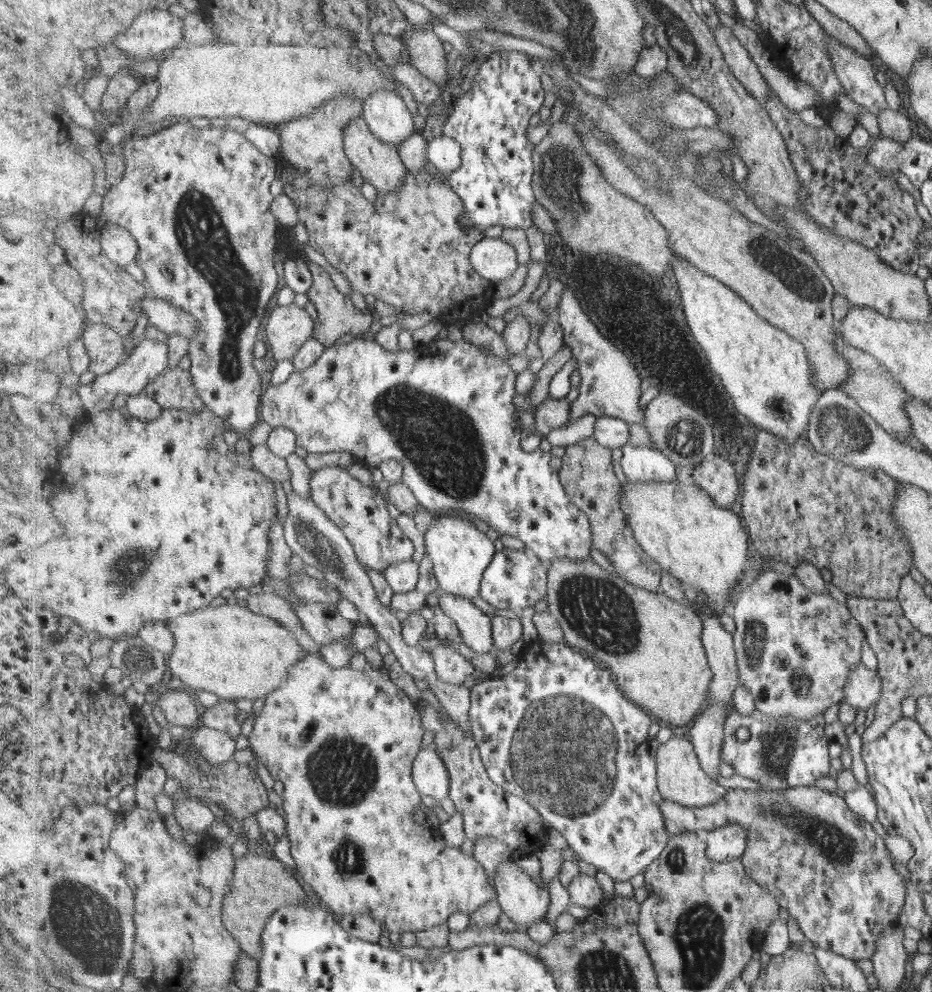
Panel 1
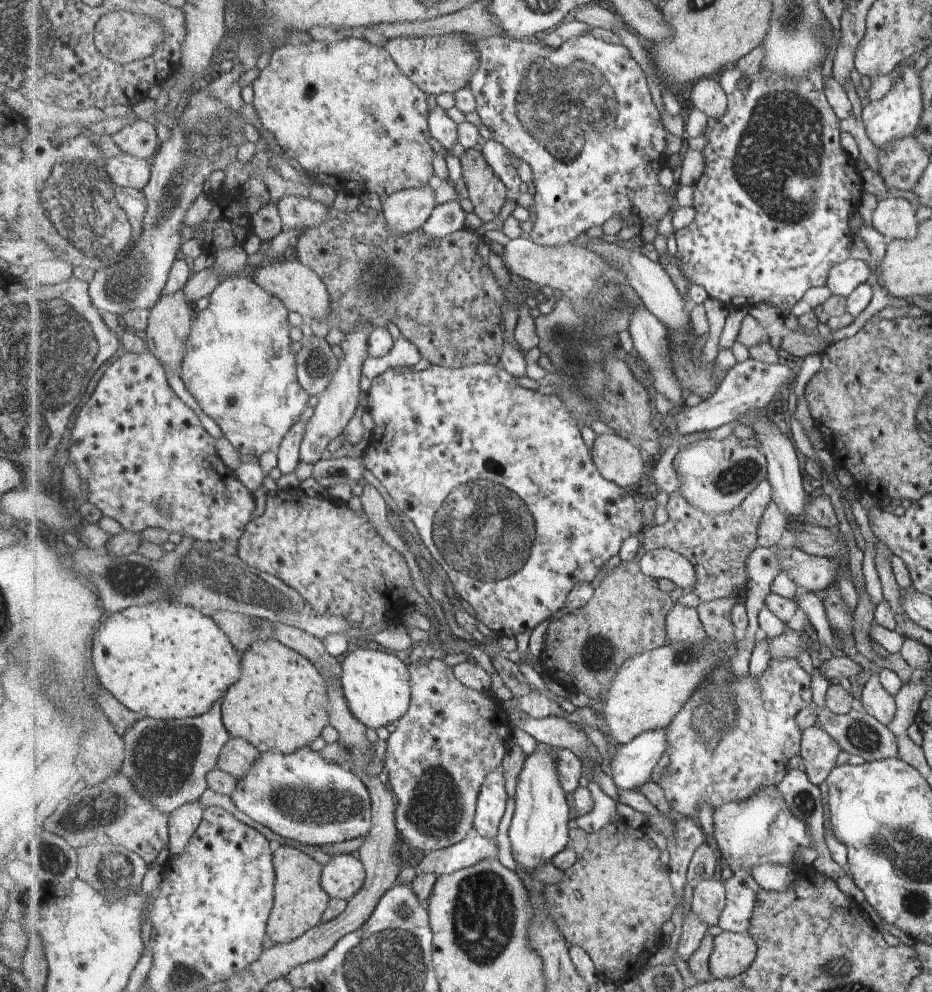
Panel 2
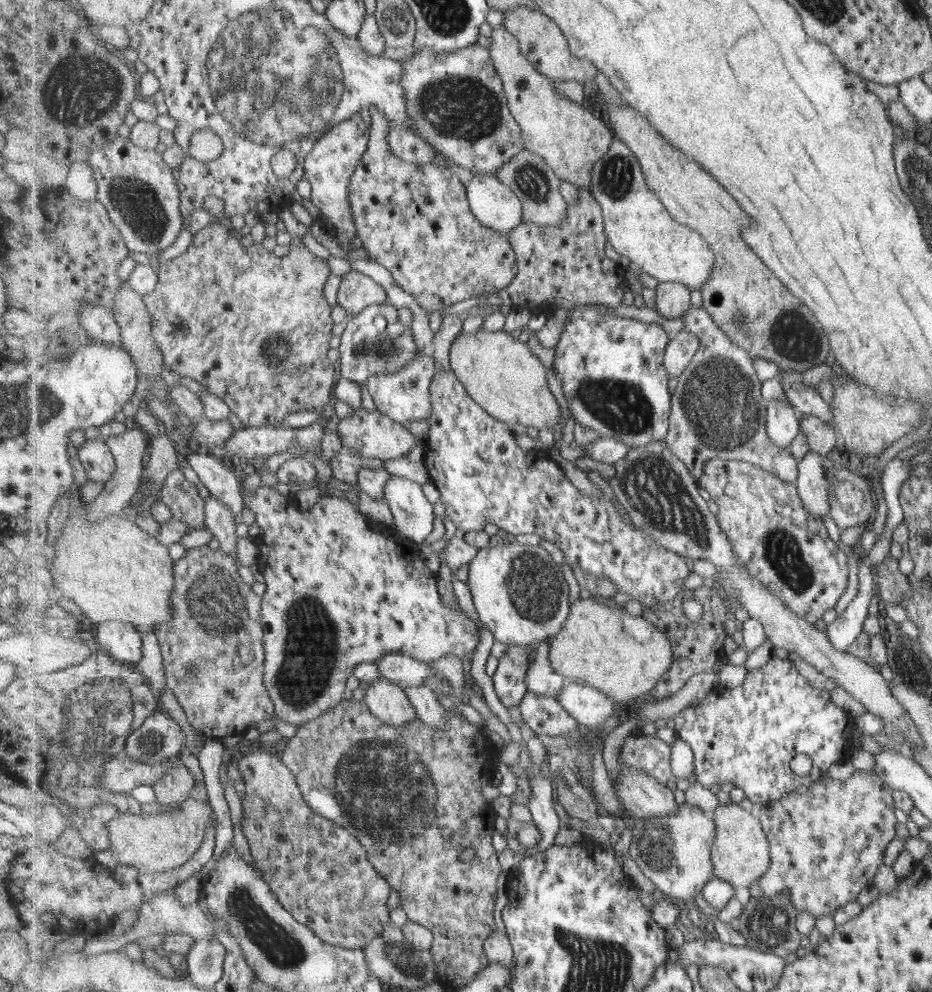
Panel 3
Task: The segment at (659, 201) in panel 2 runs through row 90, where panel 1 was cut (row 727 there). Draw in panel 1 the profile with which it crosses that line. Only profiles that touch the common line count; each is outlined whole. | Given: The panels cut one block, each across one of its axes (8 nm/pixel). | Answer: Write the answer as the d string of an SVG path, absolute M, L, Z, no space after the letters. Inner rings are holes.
M540 638L525 645L519 655L519 664L504 677L489 677L472 687L472 707L470 710L472 735L480 747L482 761L493 782L509 792L528 799L568 842L570 848L587 863L604 872L614 881L628 882L637 874L645 875L652 862L659 858L668 845L671 834L661 810L664 797L658 787L658 760L649 750L649 728L654 718L648 711L629 699L609 669L599 668L584 652L569 647L565 642L545 642ZM561 680L579 680L579 684L559 684Z

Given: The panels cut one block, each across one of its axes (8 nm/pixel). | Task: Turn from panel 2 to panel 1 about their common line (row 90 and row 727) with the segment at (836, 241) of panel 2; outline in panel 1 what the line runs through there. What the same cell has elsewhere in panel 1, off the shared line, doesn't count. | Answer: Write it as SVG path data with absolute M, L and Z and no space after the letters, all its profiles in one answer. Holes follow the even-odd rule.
M757 708L750 716L743 716L732 710L725 721L722 761L729 764L739 775L776 791L811 787L819 778L831 772L829 746L832 740L825 734L825 725L823 713L804 721L793 716L769 716ZM739 728L746 728L750 732L750 737L744 742L737 738Z

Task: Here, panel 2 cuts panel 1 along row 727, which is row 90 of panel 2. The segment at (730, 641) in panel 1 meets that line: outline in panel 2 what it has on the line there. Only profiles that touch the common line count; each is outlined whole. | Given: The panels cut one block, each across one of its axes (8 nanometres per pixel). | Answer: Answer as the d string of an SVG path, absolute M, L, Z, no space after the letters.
M707 76L693 85L690 102L694 108L705 112L708 118L721 118L727 112L729 99L718 76Z

